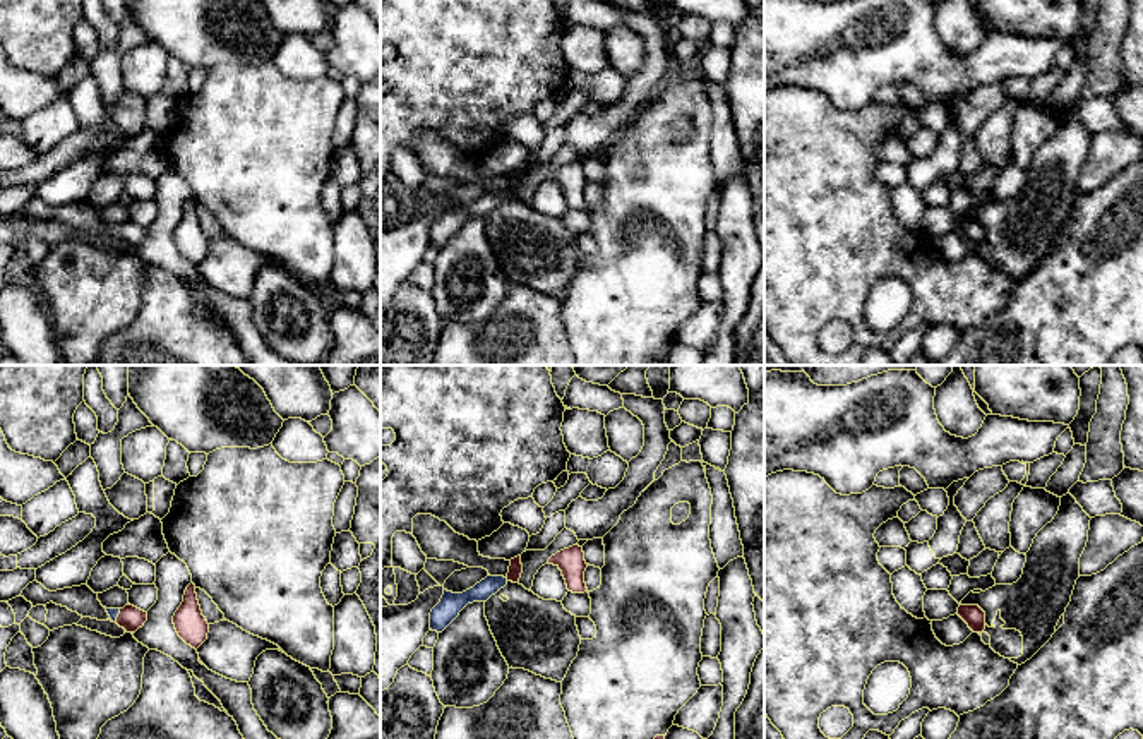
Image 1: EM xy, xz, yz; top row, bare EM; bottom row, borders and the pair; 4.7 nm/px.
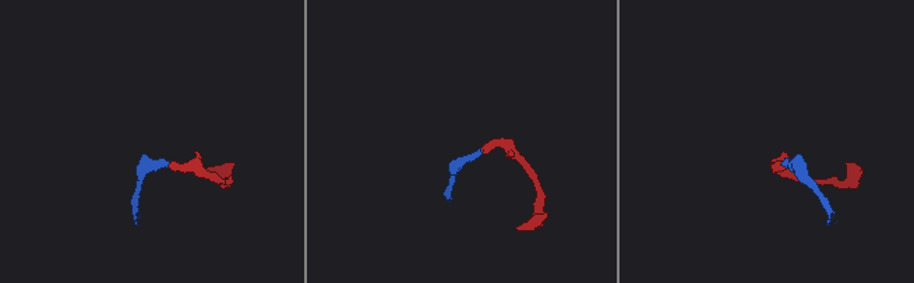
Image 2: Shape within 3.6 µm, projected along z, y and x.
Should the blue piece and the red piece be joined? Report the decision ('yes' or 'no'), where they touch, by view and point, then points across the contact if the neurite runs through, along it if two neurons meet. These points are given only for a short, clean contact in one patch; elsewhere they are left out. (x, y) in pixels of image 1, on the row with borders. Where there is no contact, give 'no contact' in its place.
yes; contact xy (117, 616); way xy (113, 612), (117, 616), (131, 618)

